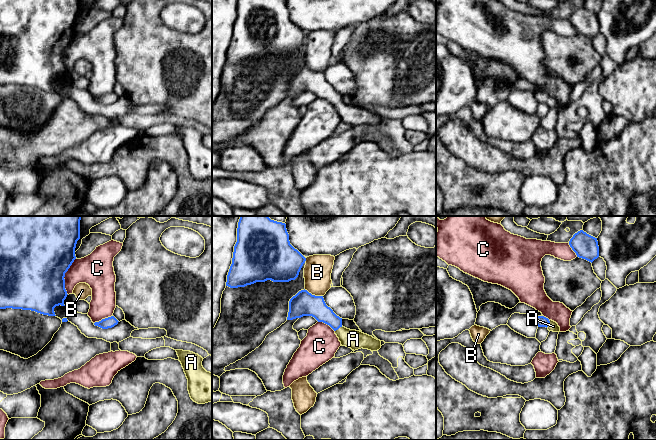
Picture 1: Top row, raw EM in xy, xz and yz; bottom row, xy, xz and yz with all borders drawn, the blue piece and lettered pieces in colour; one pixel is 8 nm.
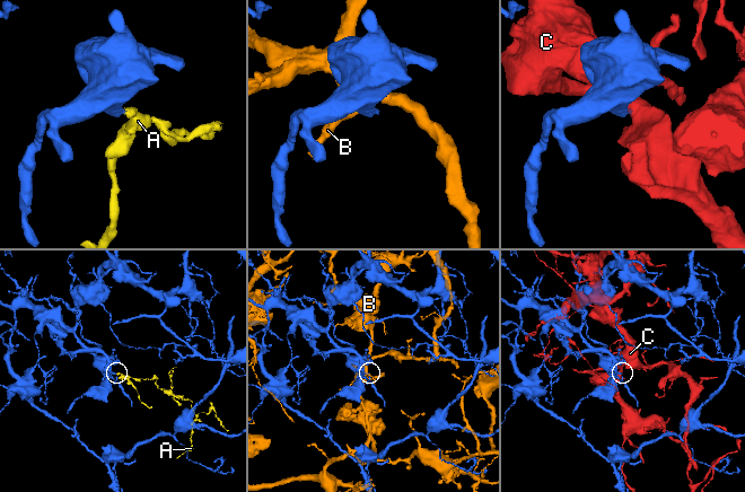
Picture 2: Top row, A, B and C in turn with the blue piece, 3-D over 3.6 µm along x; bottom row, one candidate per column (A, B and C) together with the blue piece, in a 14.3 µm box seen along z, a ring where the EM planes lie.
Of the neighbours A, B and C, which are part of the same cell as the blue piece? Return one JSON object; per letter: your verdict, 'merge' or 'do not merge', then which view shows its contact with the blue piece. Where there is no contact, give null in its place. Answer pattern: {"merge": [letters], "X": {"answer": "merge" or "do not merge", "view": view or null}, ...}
{"merge": ["A"], "A": {"answer": "merge", "view": "yz"}, "B": {"answer": "do not merge", "view": "xz"}, "C": {"answer": "do not merge", "view": "xy"}}

